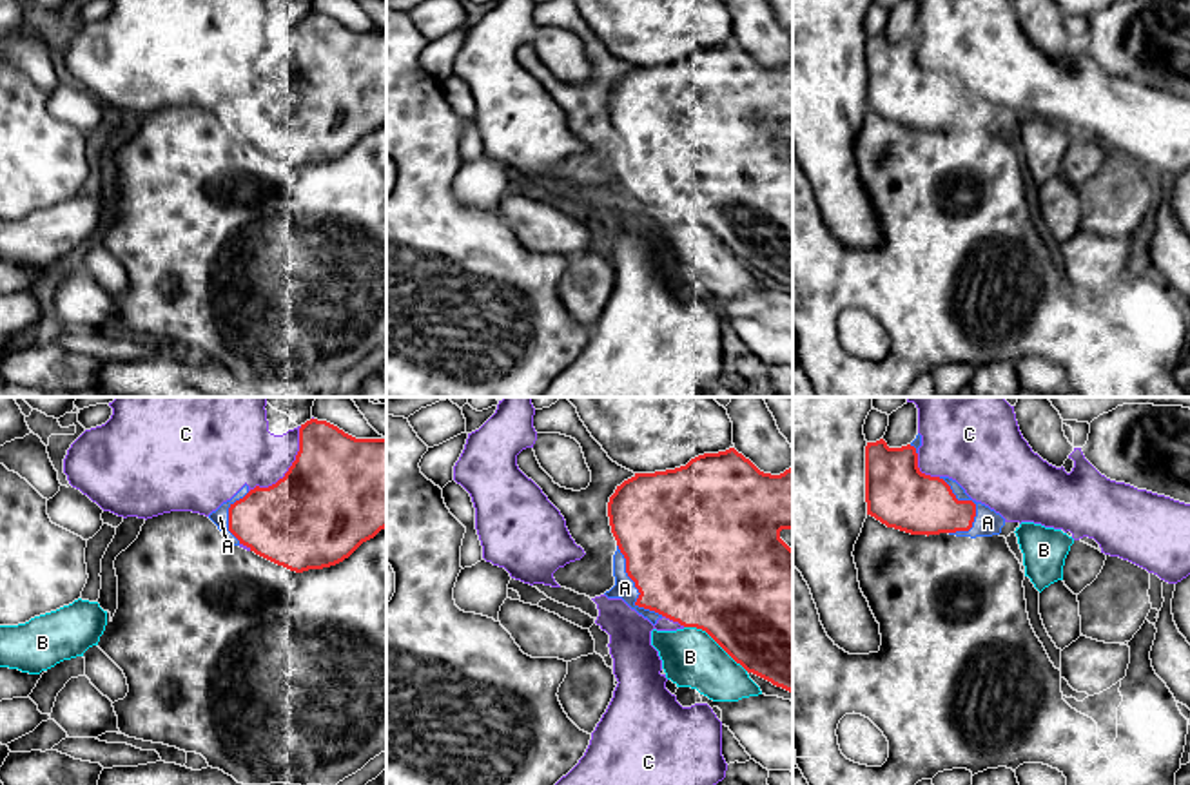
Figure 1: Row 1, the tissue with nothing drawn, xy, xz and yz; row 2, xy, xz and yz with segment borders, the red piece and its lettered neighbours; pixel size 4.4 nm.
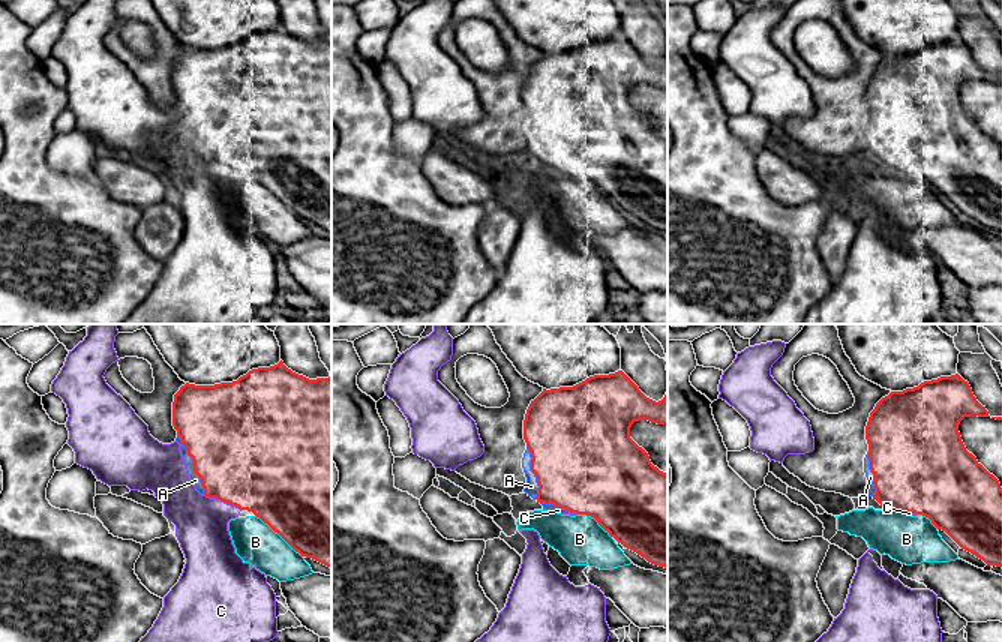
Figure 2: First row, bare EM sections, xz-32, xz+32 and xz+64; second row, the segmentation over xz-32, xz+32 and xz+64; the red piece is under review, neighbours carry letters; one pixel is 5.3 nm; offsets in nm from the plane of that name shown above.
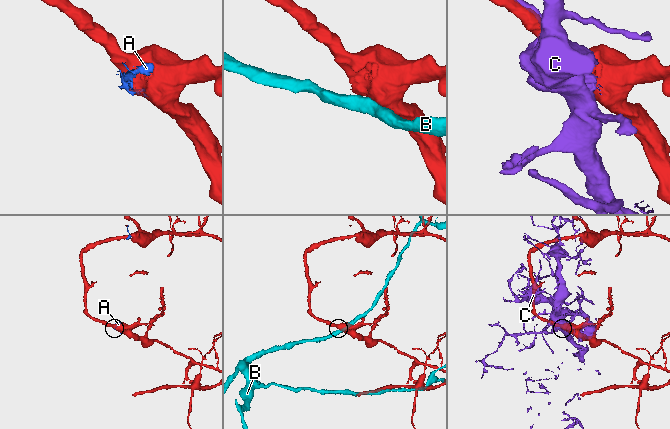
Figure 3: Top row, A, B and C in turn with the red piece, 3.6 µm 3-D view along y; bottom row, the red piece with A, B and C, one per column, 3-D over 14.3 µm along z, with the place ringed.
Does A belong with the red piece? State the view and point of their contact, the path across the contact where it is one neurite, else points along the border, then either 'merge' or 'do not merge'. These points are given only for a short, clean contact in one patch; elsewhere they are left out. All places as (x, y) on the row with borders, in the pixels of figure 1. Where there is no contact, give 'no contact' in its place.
contact xz (635, 586); merge

